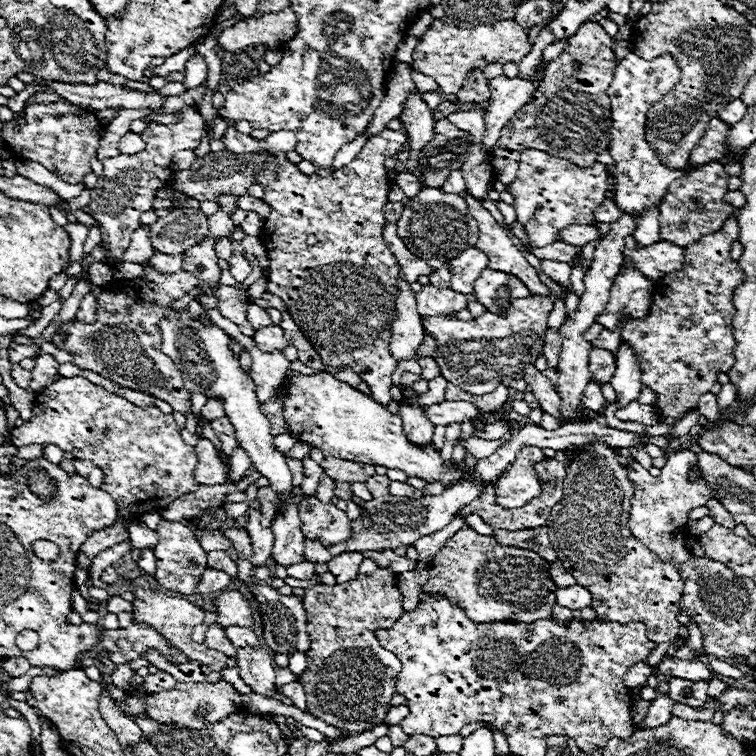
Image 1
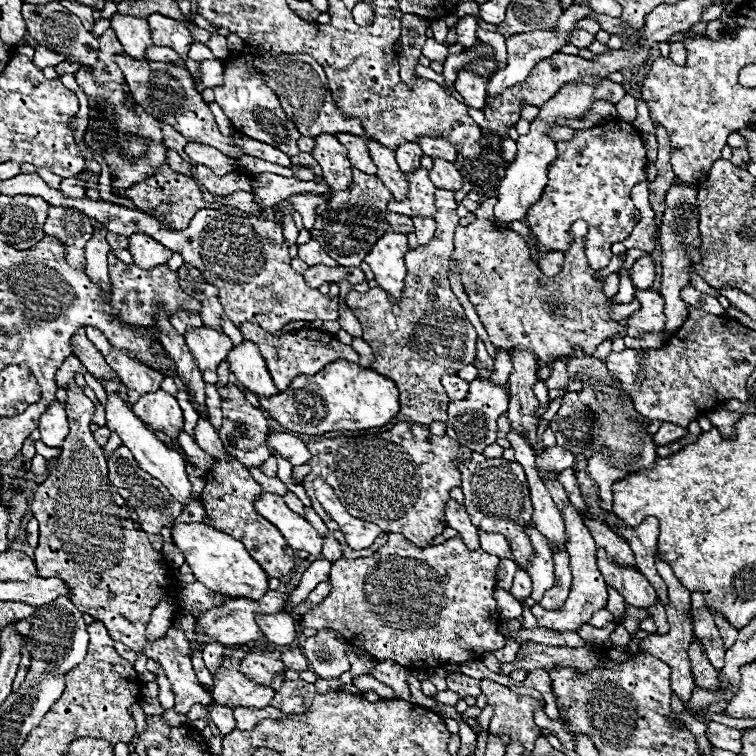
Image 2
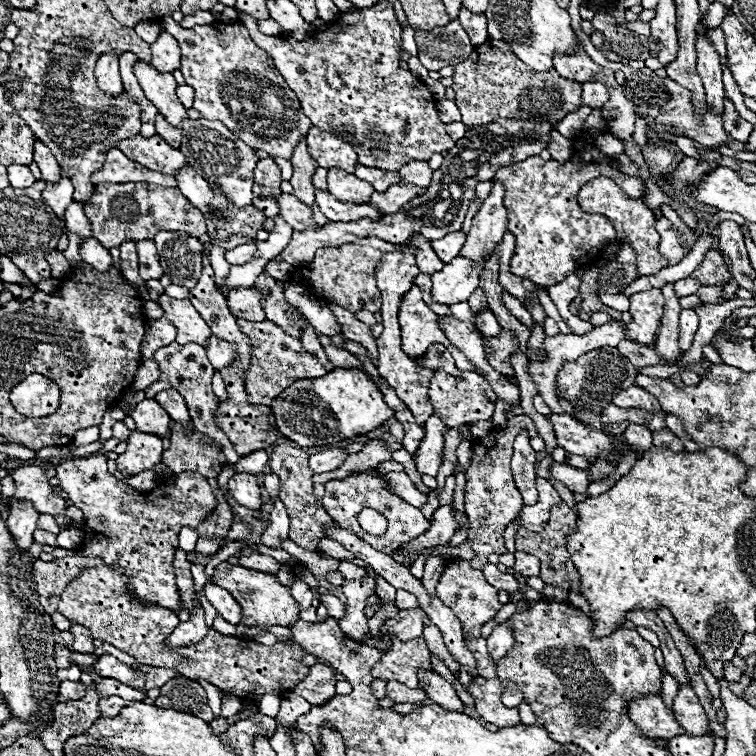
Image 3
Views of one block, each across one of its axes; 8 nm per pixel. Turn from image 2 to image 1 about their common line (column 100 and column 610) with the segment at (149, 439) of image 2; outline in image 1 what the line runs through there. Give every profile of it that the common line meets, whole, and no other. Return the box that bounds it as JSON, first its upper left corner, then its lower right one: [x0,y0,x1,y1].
[610,344,642,408]

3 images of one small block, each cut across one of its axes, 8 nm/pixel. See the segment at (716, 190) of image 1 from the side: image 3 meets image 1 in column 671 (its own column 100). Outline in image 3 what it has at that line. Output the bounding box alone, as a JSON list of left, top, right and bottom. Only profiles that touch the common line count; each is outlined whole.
[84,184,206,248]

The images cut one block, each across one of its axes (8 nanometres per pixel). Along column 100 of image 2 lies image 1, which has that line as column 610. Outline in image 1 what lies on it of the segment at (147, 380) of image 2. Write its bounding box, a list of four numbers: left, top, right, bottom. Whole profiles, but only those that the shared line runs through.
[592,328,620,356]

